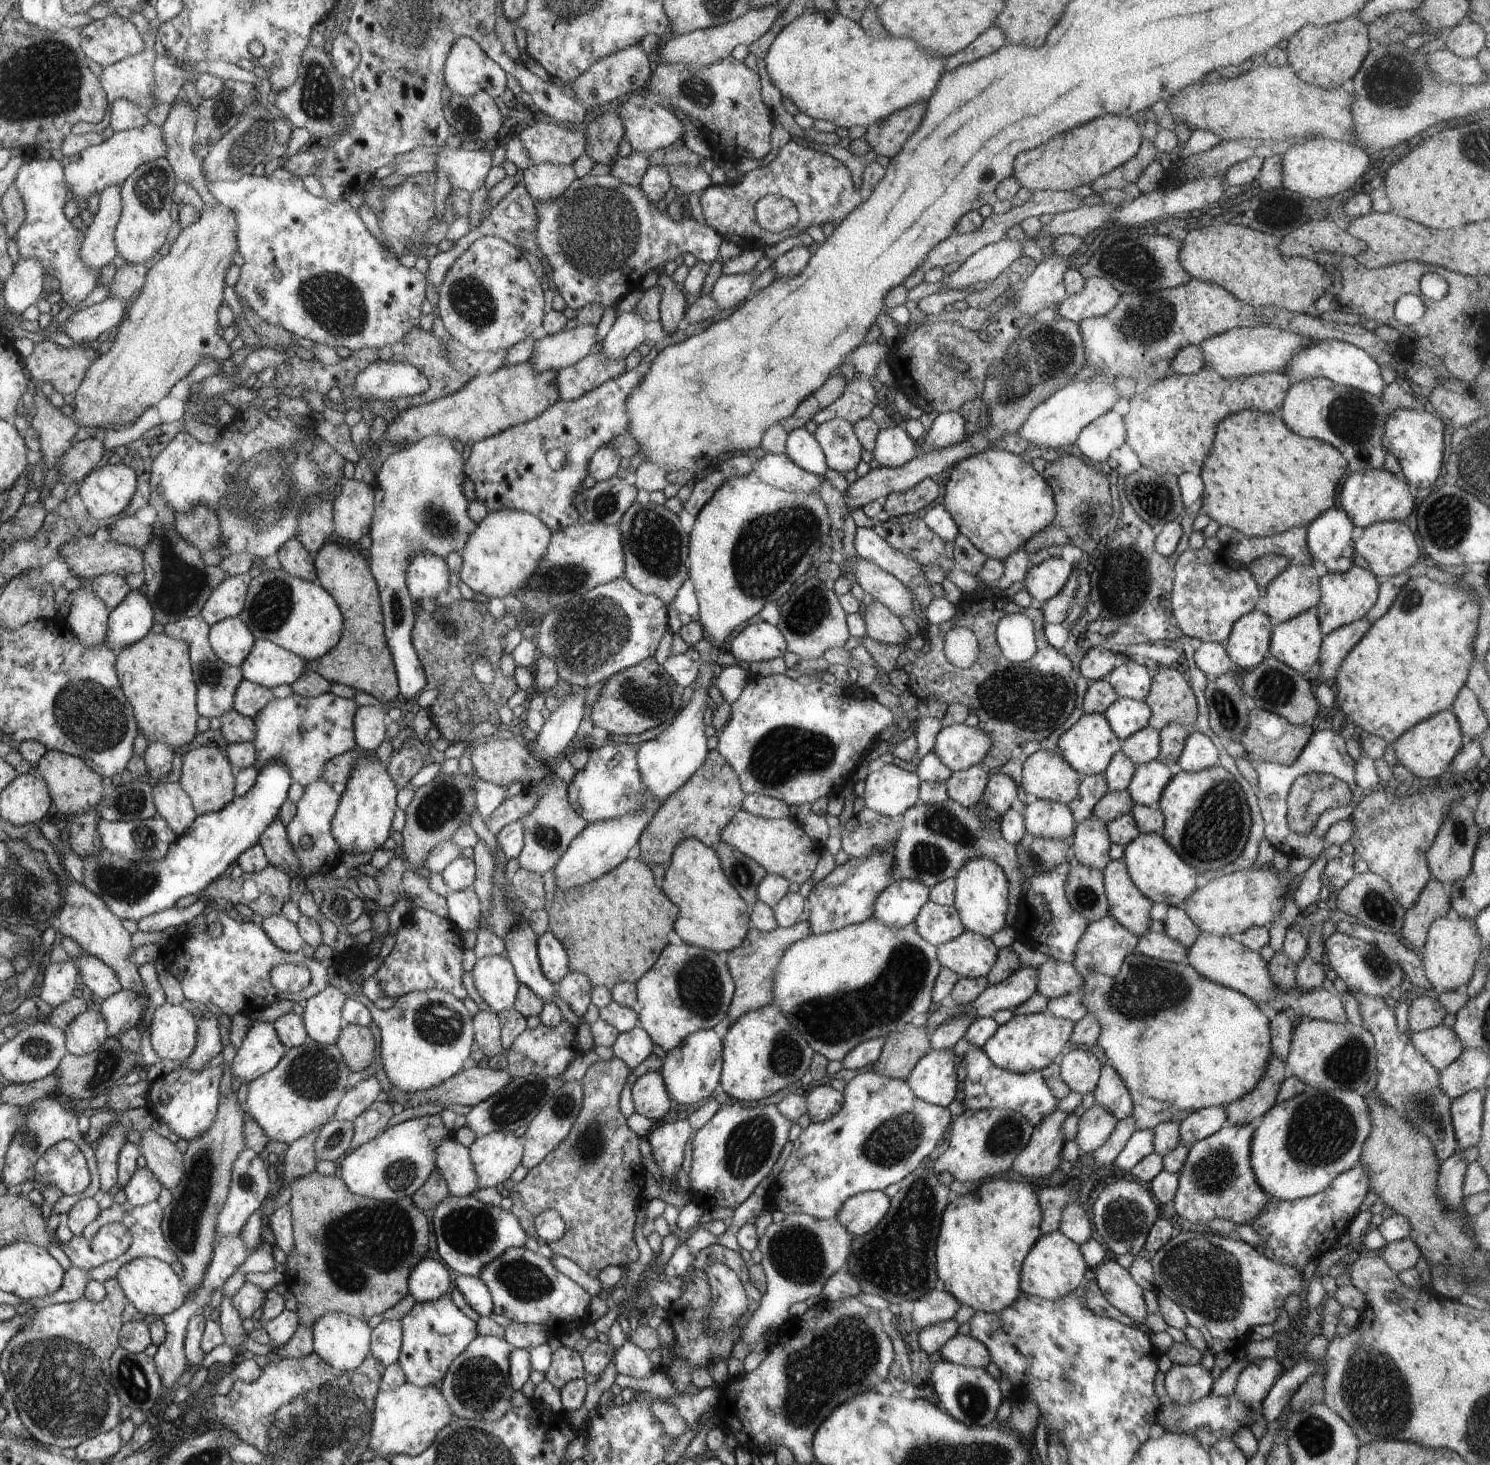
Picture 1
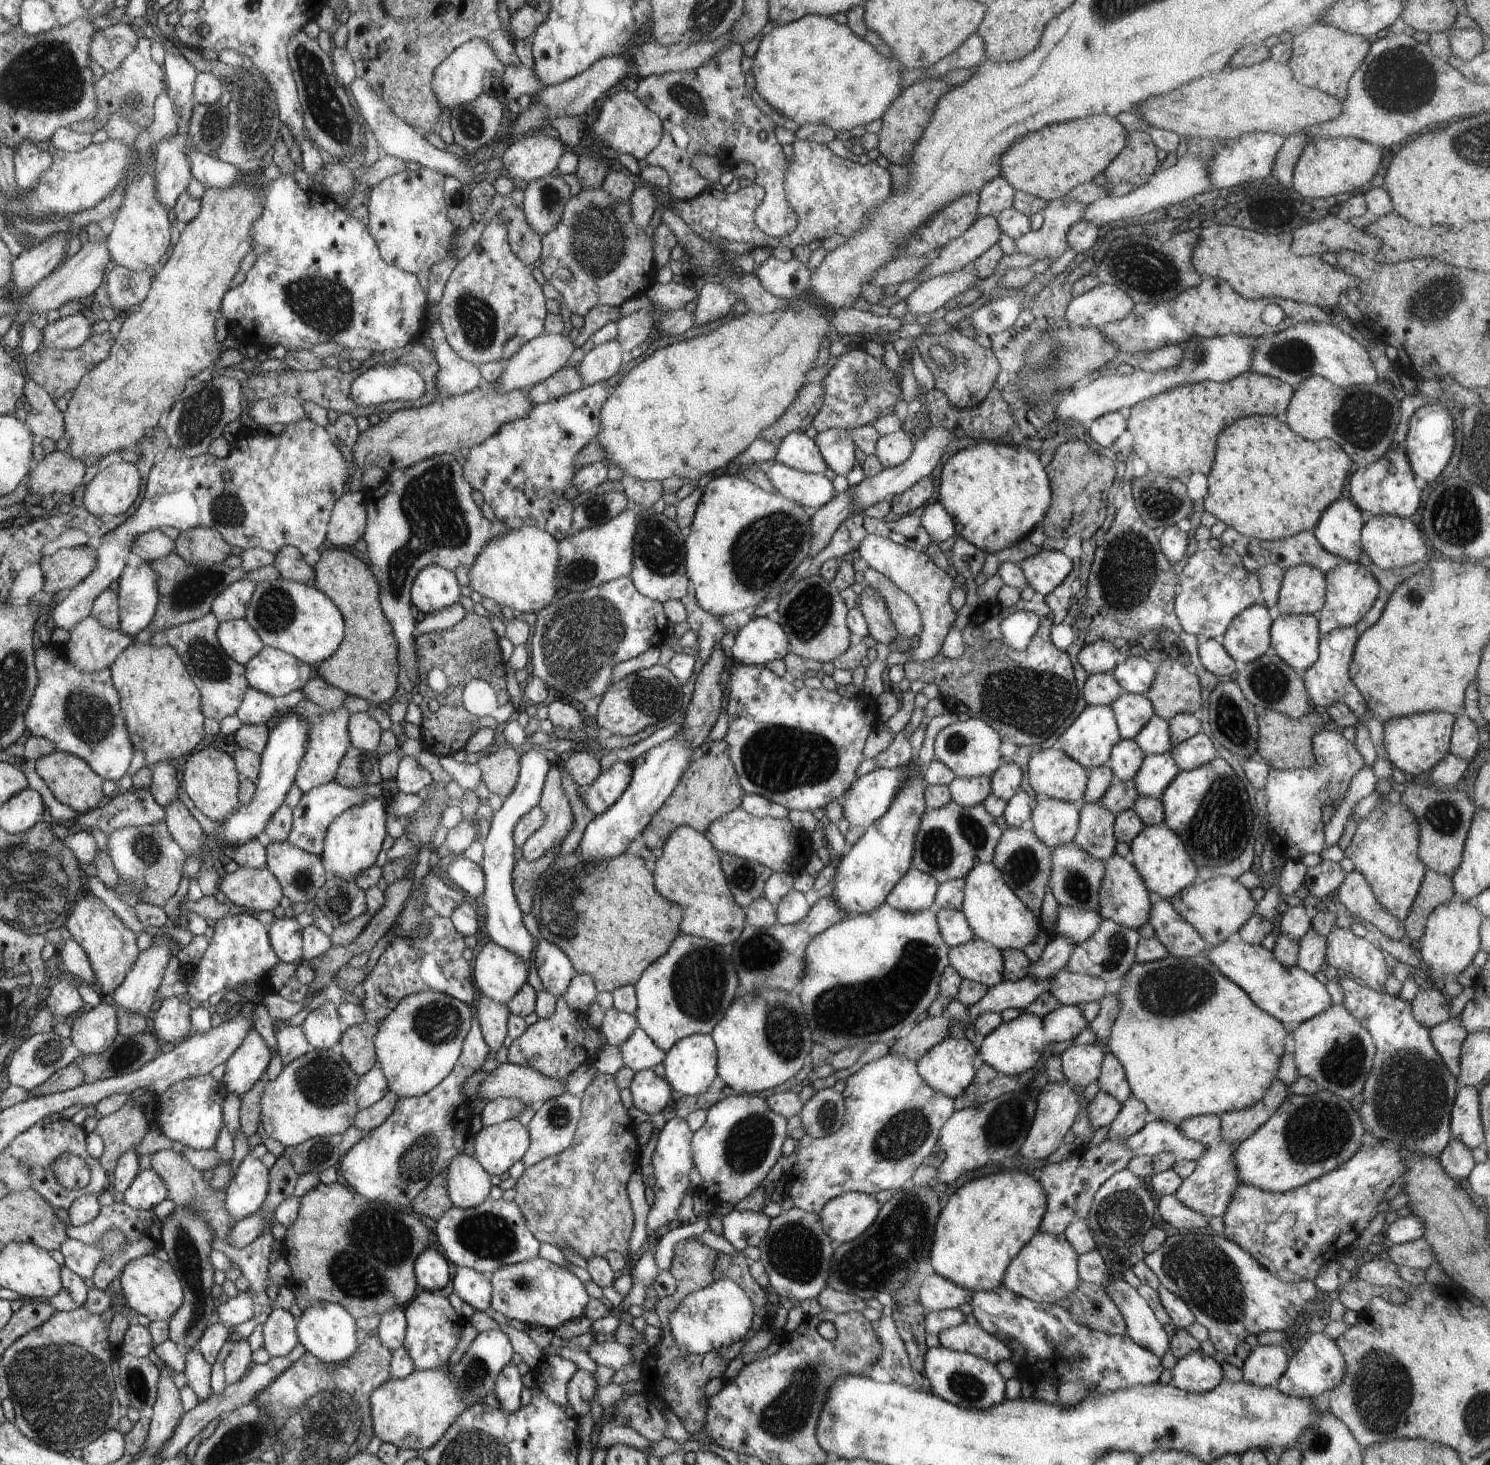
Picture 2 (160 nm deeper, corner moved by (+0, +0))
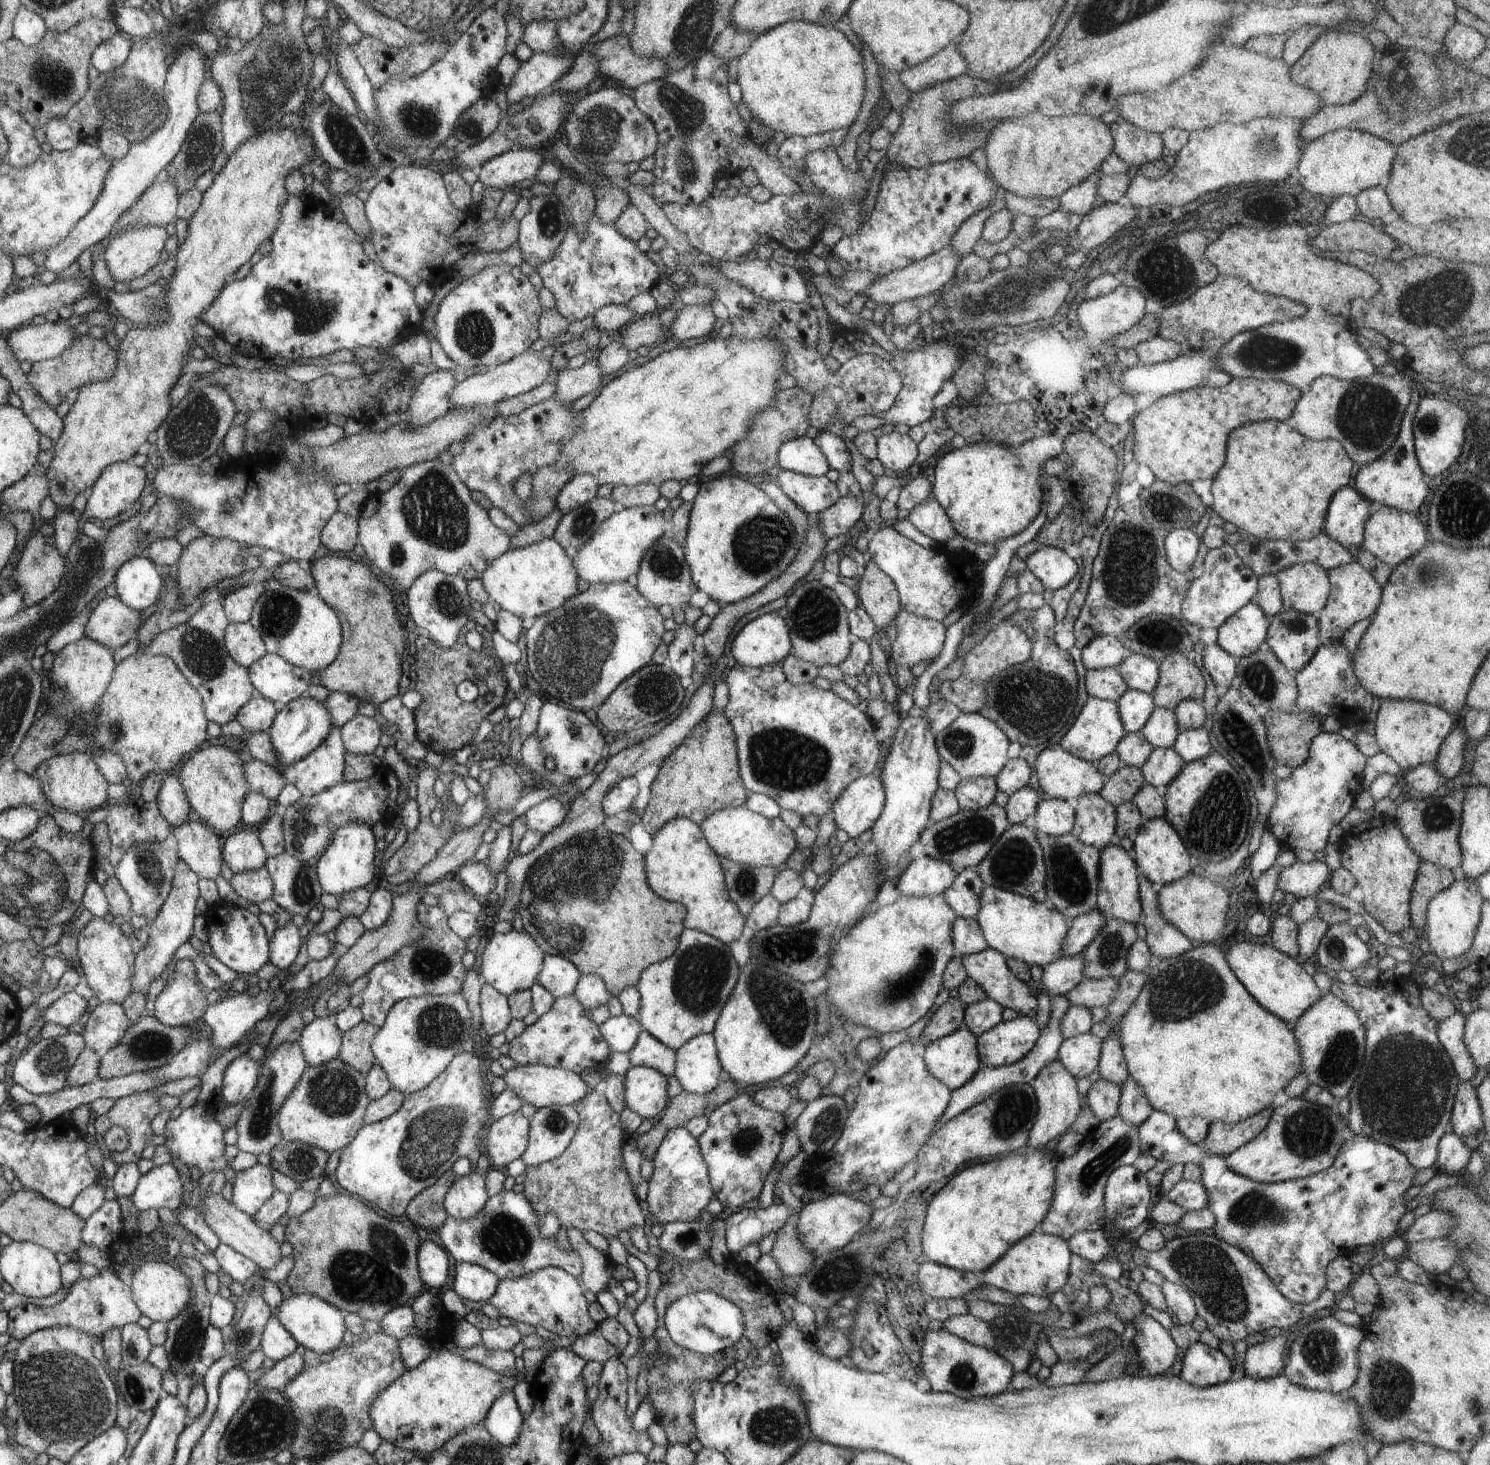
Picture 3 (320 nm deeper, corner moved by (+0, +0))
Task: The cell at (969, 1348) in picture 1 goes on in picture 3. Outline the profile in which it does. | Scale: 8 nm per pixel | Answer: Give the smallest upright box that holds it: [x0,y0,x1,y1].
[943,1312,996,1349]

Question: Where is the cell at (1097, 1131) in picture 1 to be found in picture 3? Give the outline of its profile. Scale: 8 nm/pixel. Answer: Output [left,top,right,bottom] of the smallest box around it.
[1087,1078,1120,1122]

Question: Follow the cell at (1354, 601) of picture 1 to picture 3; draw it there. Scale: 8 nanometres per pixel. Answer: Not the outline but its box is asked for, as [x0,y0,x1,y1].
[1316,561,1383,645]

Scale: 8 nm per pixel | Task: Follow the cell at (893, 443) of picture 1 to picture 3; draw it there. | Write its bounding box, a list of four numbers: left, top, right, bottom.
[877,431,919,474]

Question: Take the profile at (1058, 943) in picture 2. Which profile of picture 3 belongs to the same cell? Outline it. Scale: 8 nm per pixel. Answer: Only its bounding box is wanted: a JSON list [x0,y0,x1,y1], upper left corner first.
[1062,906,1106,957]

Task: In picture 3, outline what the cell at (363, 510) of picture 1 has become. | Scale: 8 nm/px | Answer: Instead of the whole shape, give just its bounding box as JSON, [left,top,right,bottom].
[322,511,357,553]

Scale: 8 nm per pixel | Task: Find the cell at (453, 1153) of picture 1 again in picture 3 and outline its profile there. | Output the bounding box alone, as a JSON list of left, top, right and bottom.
[443,1169,489,1221]

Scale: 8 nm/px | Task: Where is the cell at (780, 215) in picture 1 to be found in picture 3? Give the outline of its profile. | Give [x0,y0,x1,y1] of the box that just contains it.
[634,50,801,205]

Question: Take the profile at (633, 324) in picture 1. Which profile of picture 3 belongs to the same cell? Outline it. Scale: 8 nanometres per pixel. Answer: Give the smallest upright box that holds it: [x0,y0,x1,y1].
[553,358,602,405]

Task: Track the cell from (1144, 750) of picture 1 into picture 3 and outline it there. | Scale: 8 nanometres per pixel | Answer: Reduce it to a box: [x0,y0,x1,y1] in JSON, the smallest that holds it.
[1140,707,1179,749]

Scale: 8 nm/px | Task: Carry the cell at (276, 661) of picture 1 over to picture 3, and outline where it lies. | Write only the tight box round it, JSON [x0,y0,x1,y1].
[248,652,312,707]

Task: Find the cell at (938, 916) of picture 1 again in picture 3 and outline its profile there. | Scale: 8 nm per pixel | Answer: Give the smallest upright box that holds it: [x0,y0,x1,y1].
[952,917,989,957]

